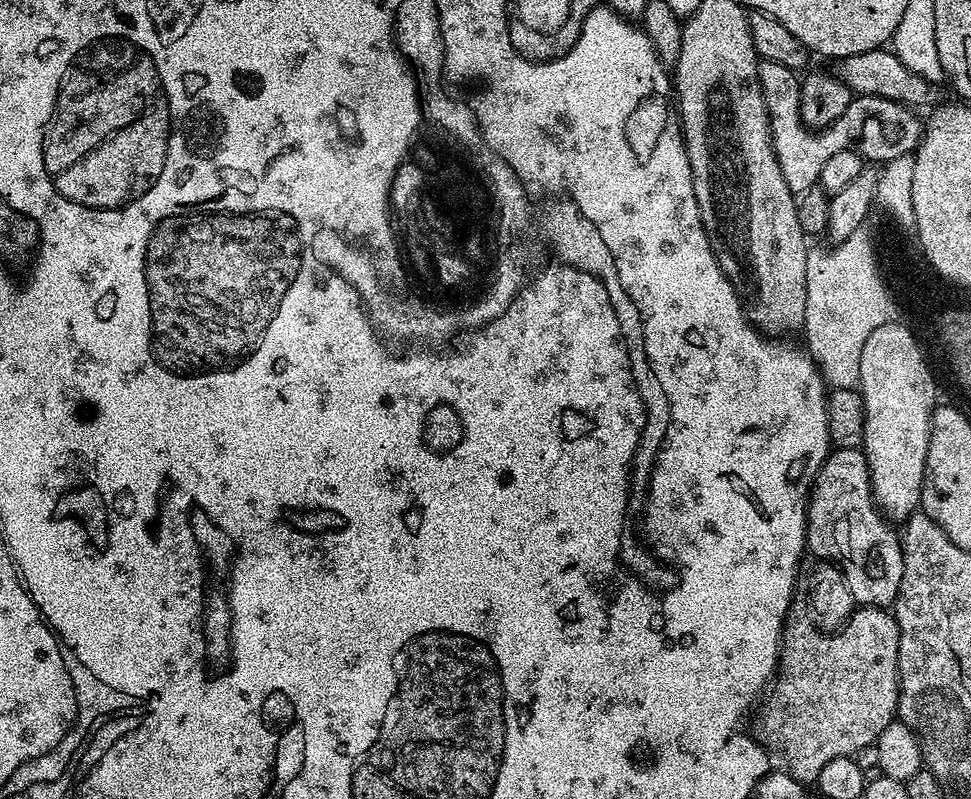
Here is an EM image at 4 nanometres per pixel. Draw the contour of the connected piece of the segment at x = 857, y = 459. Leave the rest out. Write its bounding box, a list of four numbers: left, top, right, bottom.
[806,448,904,608]

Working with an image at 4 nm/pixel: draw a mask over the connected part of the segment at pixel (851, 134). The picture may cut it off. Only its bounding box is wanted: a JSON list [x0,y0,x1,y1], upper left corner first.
[758,60,922,198]

